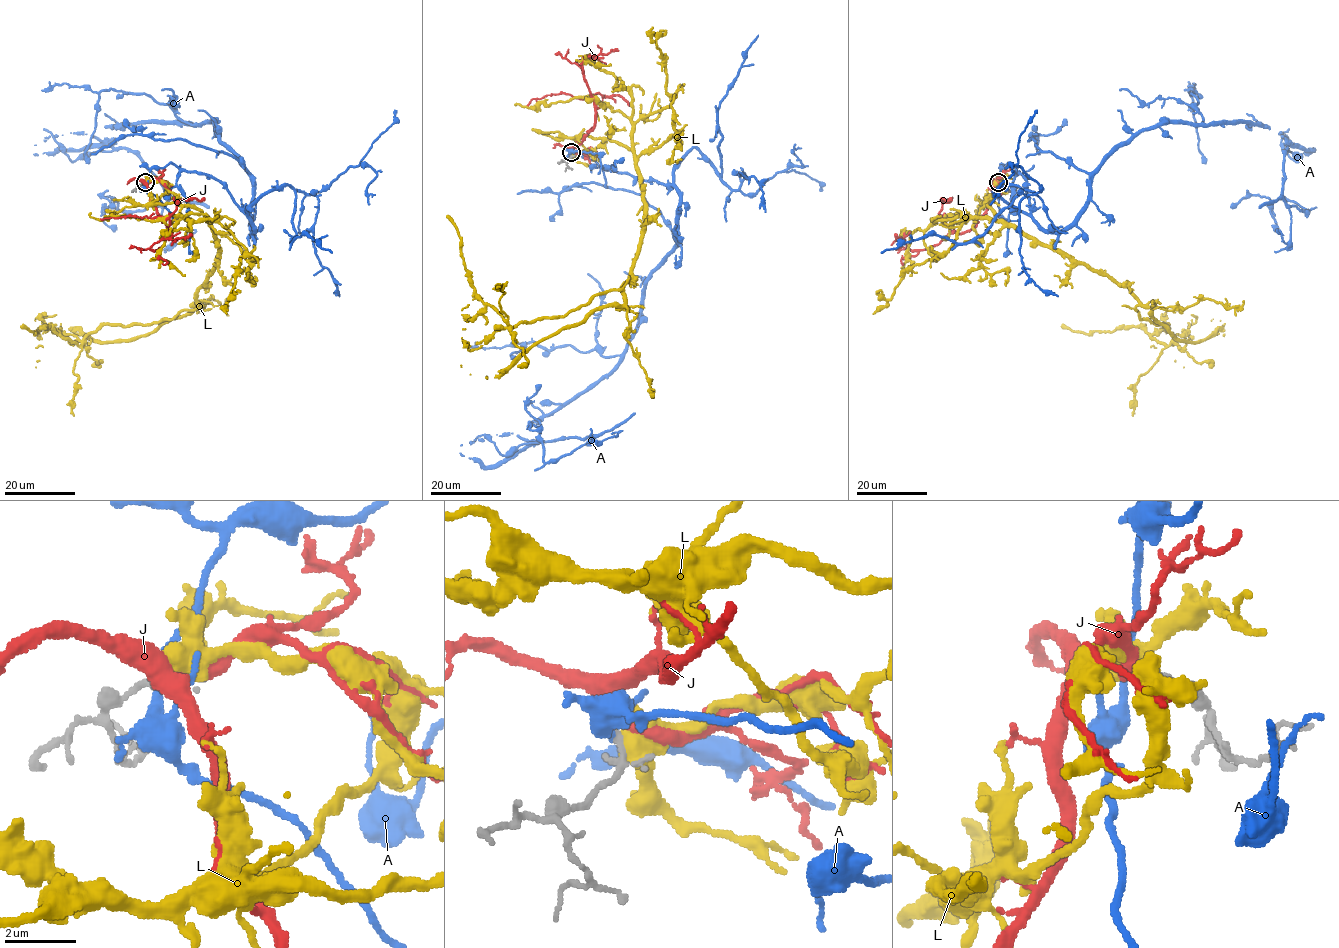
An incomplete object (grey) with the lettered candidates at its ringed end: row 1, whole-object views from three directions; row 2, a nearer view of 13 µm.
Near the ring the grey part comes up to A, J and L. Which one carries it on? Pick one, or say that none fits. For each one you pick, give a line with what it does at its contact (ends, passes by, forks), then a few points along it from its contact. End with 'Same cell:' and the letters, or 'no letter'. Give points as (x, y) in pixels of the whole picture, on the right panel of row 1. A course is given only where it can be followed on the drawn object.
J: it passes by | via (999, 182), (992, 187), (992, 201), (973, 228), (948, 233), (923, 250), (908, 248), (894, 235)
Same cell: J

